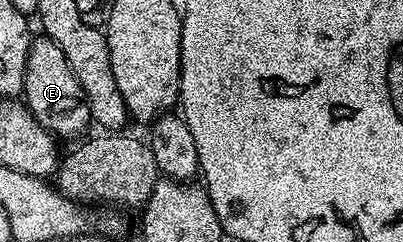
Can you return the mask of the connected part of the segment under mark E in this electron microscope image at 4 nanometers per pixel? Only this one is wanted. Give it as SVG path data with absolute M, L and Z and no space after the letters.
M46 36L33 37L30 44L30 52L26 56L22 101L38 120L38 124L45 126L60 140L82 133L92 122L82 88L70 64L66 64L66 56L62 53L62 48L58 48L58 44L54 44L54 40Z

